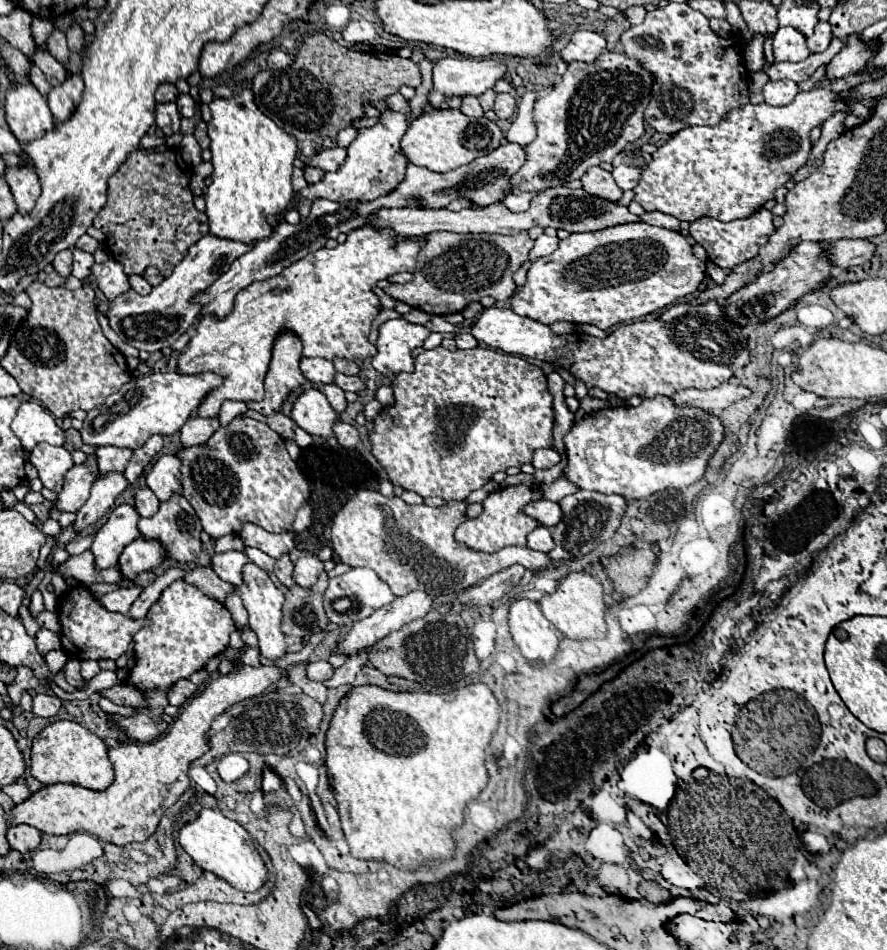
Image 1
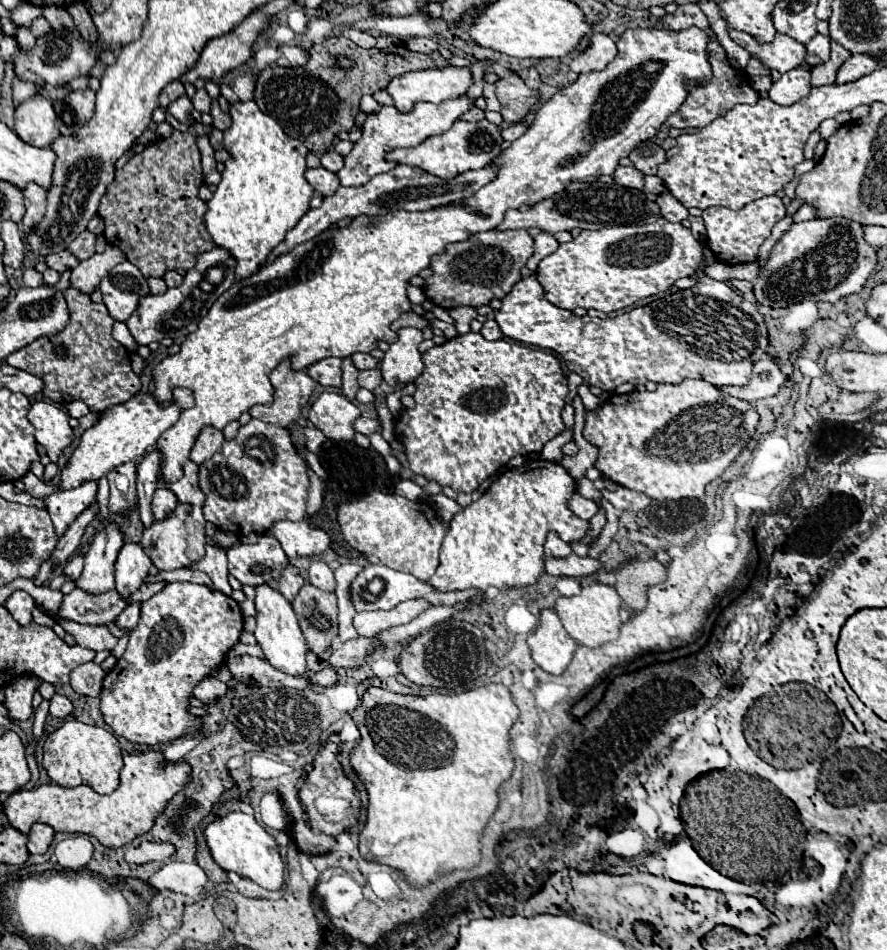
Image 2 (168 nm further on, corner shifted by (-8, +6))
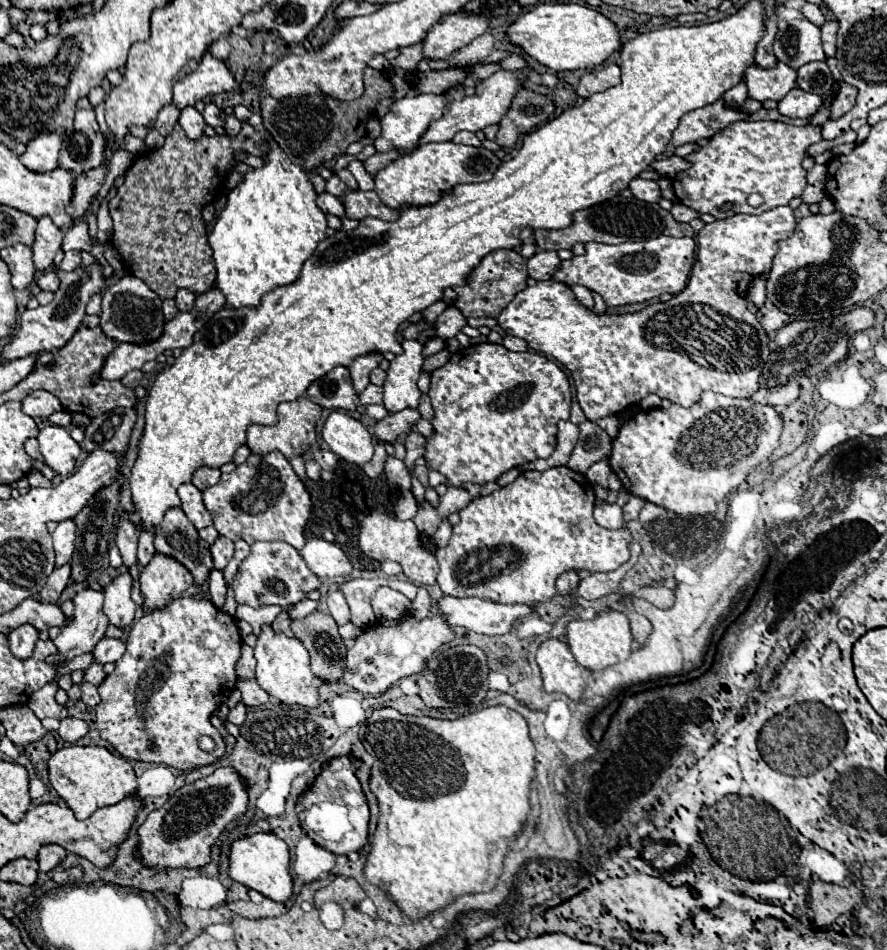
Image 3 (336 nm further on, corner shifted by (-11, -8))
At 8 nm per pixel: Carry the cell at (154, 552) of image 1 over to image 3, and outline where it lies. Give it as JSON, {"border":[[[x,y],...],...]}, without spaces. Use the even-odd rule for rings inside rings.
{"border":[[[120,574],[110,586],[104,590],[104,614],[108,616],[112,626],[126,628],[132,624],[136,614],[136,604],[130,598],[132,578],[130,574]]]}

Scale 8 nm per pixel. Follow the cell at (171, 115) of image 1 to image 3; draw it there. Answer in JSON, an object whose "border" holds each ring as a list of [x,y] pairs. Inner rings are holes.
{"border":[[[188,106],[188,108],[184,108],[184,110],[180,112],[178,124],[184,128],[186,136],[192,138],[192,140],[198,140],[198,138],[204,136],[204,126],[206,126],[206,122],[204,122],[202,114],[200,114],[196,108],[192,108],[192,106]]]}

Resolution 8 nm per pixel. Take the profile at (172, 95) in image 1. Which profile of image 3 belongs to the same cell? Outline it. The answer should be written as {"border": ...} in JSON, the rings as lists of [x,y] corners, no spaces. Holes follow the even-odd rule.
{"border":[[[166,104],[166,106],[160,110],[160,114],[158,114],[156,122],[154,122],[156,130],[158,130],[162,136],[168,136],[168,134],[172,132],[178,116],[180,116],[180,110],[178,110],[174,104]]]}

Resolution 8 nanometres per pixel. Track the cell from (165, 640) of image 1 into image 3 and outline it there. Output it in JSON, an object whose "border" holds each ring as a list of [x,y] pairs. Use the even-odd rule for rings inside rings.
{"border":[[[182,596],[164,610],[144,614],[128,632],[126,652],[116,662],[116,670],[98,686],[102,702],[96,706],[96,728],[100,736],[112,744],[122,758],[166,764],[176,770],[194,770],[216,762],[224,754],[224,740],[210,724],[210,716],[226,702],[236,688],[238,676],[234,664],[240,658],[240,632],[234,618],[212,602]],[[208,734],[216,740],[216,750],[206,754],[198,746],[198,738]]]}

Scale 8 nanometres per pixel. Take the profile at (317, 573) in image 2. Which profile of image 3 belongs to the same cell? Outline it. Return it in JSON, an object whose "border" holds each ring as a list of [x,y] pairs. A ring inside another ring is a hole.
{"border":[[[340,590],[328,592],[326,602],[328,602],[328,610],[330,610],[330,614],[332,614],[332,618],[336,620],[338,626],[350,622],[350,608],[348,608],[348,604],[344,600],[344,594]]]}

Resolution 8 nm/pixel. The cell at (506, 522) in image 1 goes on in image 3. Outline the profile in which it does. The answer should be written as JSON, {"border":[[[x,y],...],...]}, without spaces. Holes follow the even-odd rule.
{"border":[[[554,466],[544,472],[522,472],[512,484],[494,490],[488,496],[476,496],[462,508],[460,522],[452,530],[448,546],[438,548],[436,560],[440,564],[438,584],[448,596],[478,596],[500,604],[540,604],[556,594],[556,578],[568,570],[608,572],[616,570],[630,558],[630,544],[634,536],[628,528],[608,530],[596,524],[592,510],[596,506],[594,488],[584,474],[568,466]]]}

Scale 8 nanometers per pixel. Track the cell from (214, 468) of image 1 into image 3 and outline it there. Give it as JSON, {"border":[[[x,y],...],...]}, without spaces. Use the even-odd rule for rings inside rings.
{"border":[[[280,452],[266,456],[250,454],[244,464],[236,466],[230,474],[222,474],[218,484],[204,490],[204,504],[214,516],[218,534],[234,542],[246,540],[254,544],[258,540],[284,540],[296,548],[306,543],[304,526],[310,518],[310,494]]]}

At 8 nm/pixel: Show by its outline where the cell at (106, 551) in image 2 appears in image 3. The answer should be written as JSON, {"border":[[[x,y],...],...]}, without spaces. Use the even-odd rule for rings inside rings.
{"border":[[[82,590],[74,598],[74,618],[66,624],[58,638],[54,638],[56,654],[48,656],[48,662],[72,660],[84,652],[90,652],[104,636],[108,618],[102,612],[104,596],[96,590]]]}

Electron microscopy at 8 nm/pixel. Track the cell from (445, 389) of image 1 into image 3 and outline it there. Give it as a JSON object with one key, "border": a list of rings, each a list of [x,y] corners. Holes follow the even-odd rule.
{"border":[[[472,344],[452,354],[450,362],[438,368],[430,378],[428,392],[434,406],[434,434],[426,440],[426,454],[430,468],[448,478],[448,486],[462,486],[464,482],[494,482],[510,468],[524,466],[536,458],[548,458],[556,446],[558,420],[570,418],[572,390],[568,376],[558,364],[538,352],[510,352],[502,344]]]}

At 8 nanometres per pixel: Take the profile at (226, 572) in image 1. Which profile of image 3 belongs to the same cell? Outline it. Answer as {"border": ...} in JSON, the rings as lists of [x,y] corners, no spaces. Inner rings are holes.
{"border":[[[254,542],[248,558],[244,558],[234,574],[234,592],[238,604],[248,604],[252,608],[262,608],[268,604],[288,608],[306,598],[308,592],[320,588],[320,578],[306,566],[300,550],[288,542]]]}

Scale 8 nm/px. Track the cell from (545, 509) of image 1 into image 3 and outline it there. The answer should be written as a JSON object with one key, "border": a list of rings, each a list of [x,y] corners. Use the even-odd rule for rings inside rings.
{"border":[[[598,504],[594,508],[594,520],[604,526],[604,528],[624,528],[626,522],[624,522],[624,512],[618,504]]]}

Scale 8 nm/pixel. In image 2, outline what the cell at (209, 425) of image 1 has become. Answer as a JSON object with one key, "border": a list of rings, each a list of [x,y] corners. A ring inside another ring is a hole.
{"border":[[[205,426],[205,428],[199,432],[199,436],[197,436],[195,446],[193,446],[189,458],[191,458],[195,464],[201,464],[205,458],[211,458],[211,456],[221,448],[223,440],[225,440],[225,438],[223,438],[223,430],[213,428],[213,426]]]}

